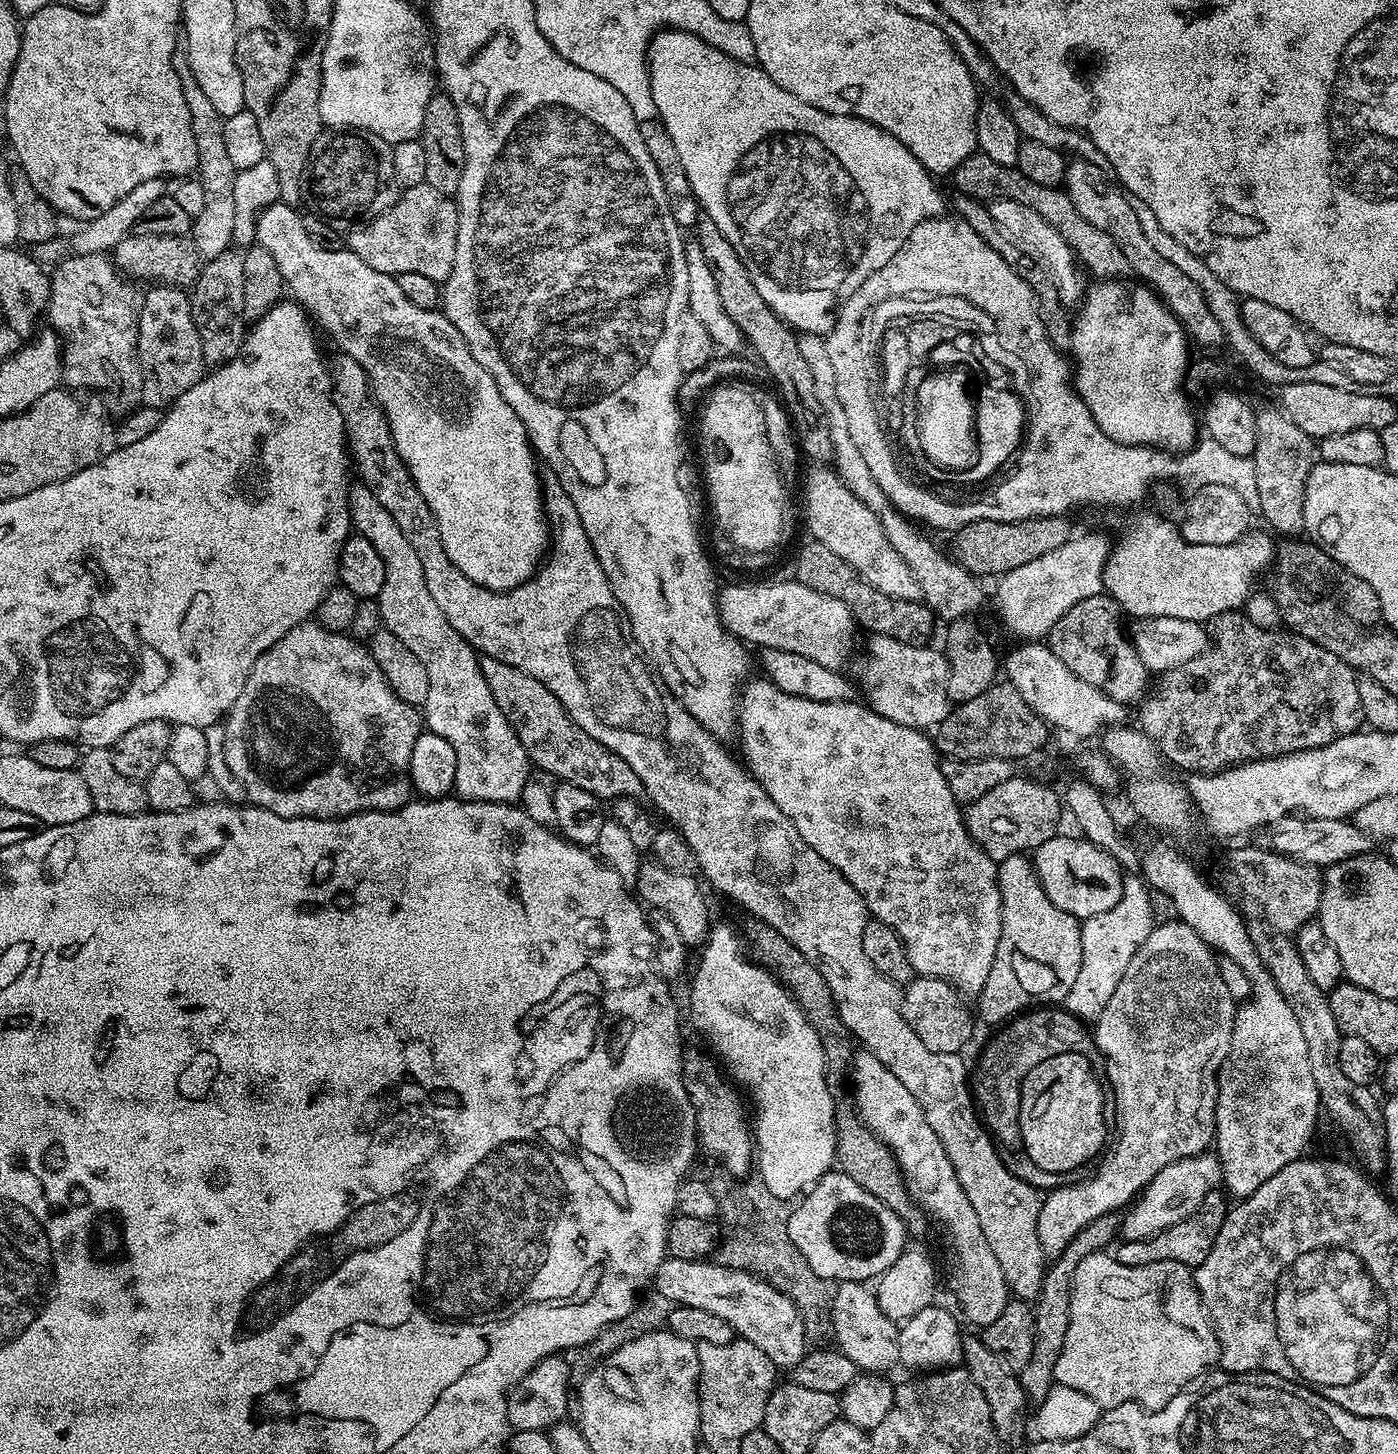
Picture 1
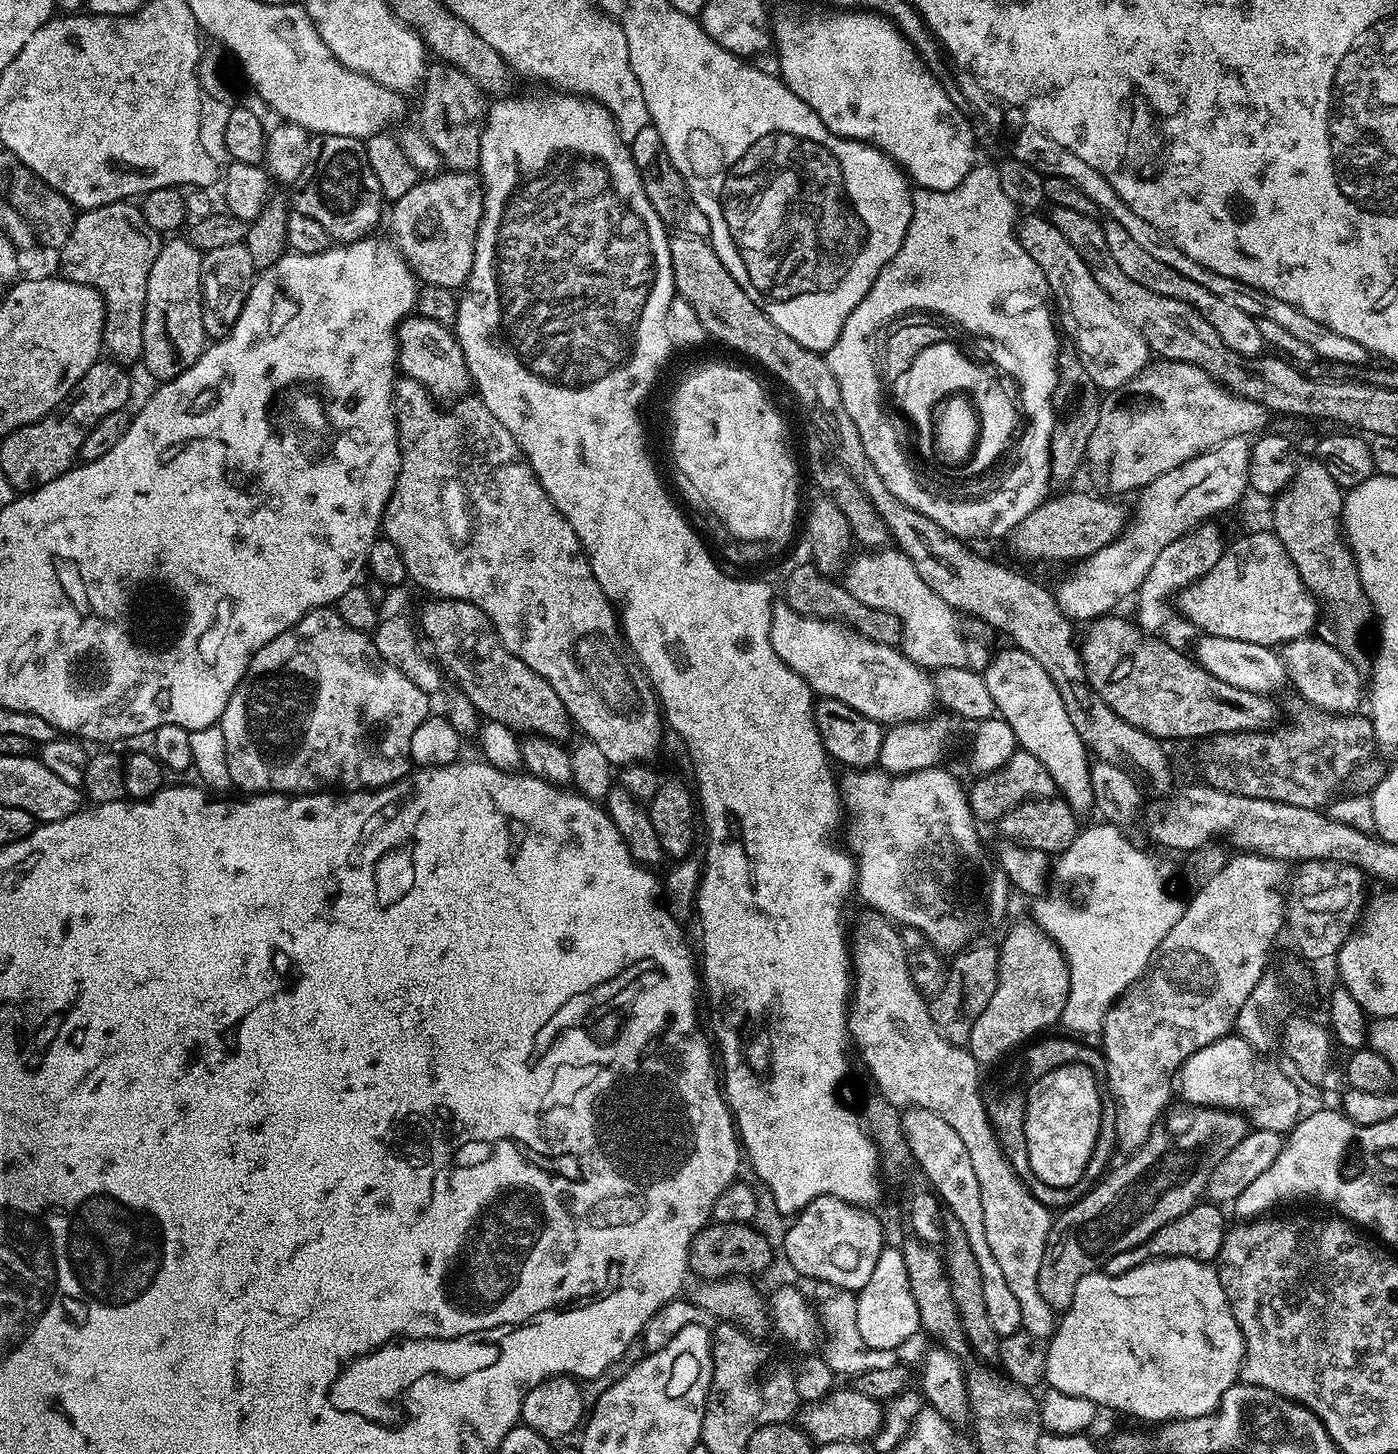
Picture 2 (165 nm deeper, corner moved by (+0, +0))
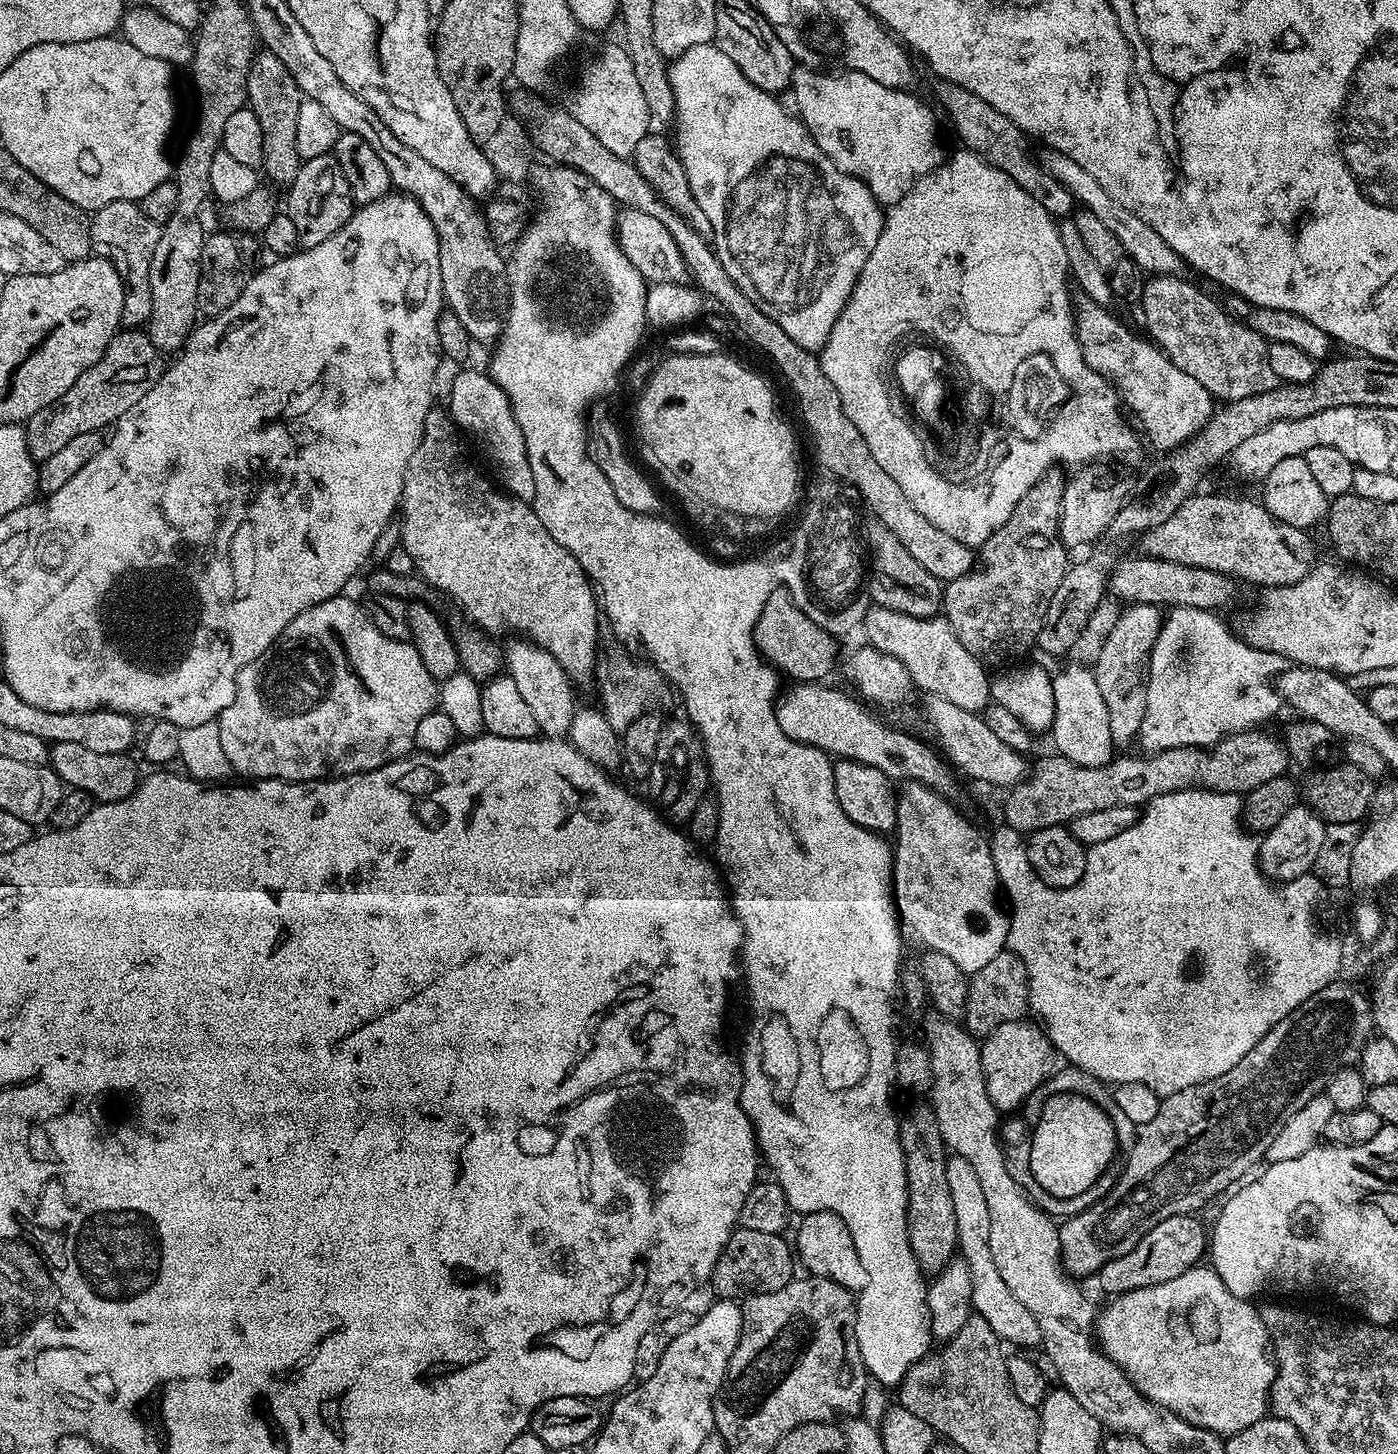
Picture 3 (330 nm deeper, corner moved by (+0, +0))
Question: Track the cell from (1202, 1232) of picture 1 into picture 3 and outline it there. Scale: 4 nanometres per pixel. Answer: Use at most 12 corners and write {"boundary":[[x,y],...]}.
{"boundary":[[1195,1215],[1171,1216],[1098,1281],[1112,1296],[1170,1282],[1205,1259]]}

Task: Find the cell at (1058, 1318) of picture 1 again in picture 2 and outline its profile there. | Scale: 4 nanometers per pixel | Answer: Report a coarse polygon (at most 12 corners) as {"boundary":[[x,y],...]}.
{"boundary":[[1173,1107],[1143,1146],[1053,1219],[1038,1294],[1201,1203],[1250,1131],[1228,1108]]}

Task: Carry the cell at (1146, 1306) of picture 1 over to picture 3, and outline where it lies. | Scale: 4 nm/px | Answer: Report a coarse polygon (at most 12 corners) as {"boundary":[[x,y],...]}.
{"boundary":[[1211,1266],[1112,1296],[1098,1347],[1221,1438],[1269,1415],[1276,1362]]}

